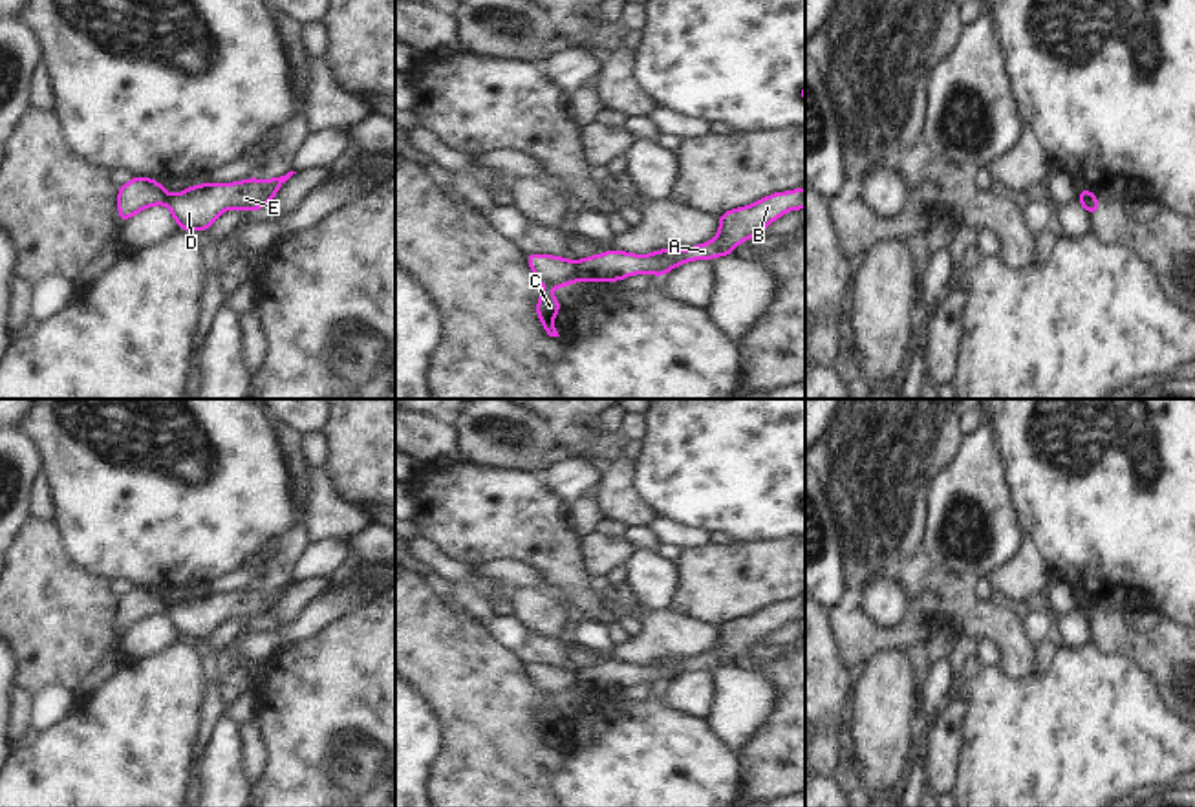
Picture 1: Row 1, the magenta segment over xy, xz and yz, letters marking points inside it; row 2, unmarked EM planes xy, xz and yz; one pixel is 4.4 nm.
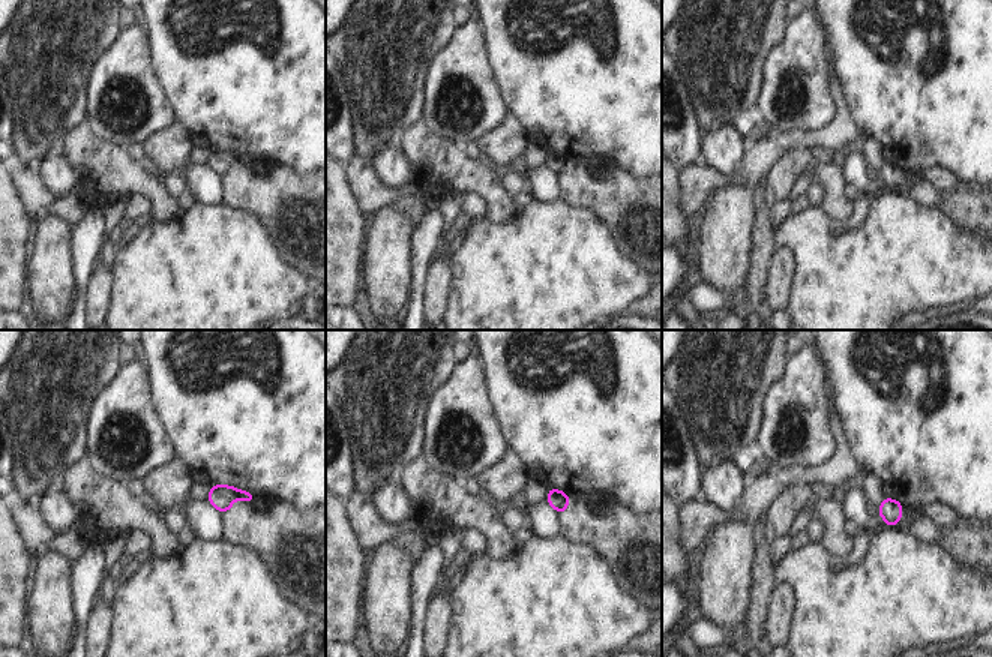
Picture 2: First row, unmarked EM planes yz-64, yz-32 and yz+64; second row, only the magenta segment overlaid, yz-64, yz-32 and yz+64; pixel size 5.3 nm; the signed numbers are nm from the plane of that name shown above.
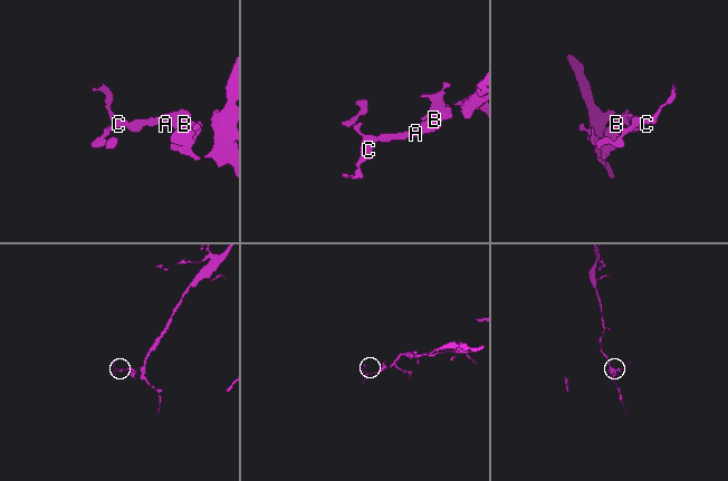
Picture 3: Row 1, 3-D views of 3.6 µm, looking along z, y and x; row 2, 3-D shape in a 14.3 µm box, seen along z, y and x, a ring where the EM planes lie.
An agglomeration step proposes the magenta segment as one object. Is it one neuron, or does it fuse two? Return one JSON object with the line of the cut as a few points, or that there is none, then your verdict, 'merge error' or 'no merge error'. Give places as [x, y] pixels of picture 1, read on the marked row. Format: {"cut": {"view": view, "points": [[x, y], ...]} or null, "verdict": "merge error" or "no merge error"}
{"cut": {"view": "xz", "points": [[573, 262], [577, 279]]}, "verdict": "merge error"}

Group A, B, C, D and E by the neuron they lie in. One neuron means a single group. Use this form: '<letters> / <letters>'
A B D E / C

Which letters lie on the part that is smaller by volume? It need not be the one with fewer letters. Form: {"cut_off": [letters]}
{"cut_off": ["C"]}

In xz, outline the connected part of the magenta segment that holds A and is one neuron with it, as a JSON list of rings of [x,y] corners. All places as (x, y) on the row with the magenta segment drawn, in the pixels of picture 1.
[[[805,188],[774,192],[752,205],[719,214],[719,232],[714,240],[690,249],[659,249],[651,254],[604,251],[575,262],[576,280],[620,282],[624,276],[651,273],[657,278],[692,260],[728,256],[741,242],[765,234],[763,229],[789,210],[805,209]]]

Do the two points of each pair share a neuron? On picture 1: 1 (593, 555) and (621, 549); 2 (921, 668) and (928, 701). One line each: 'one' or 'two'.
1: one
2: two

